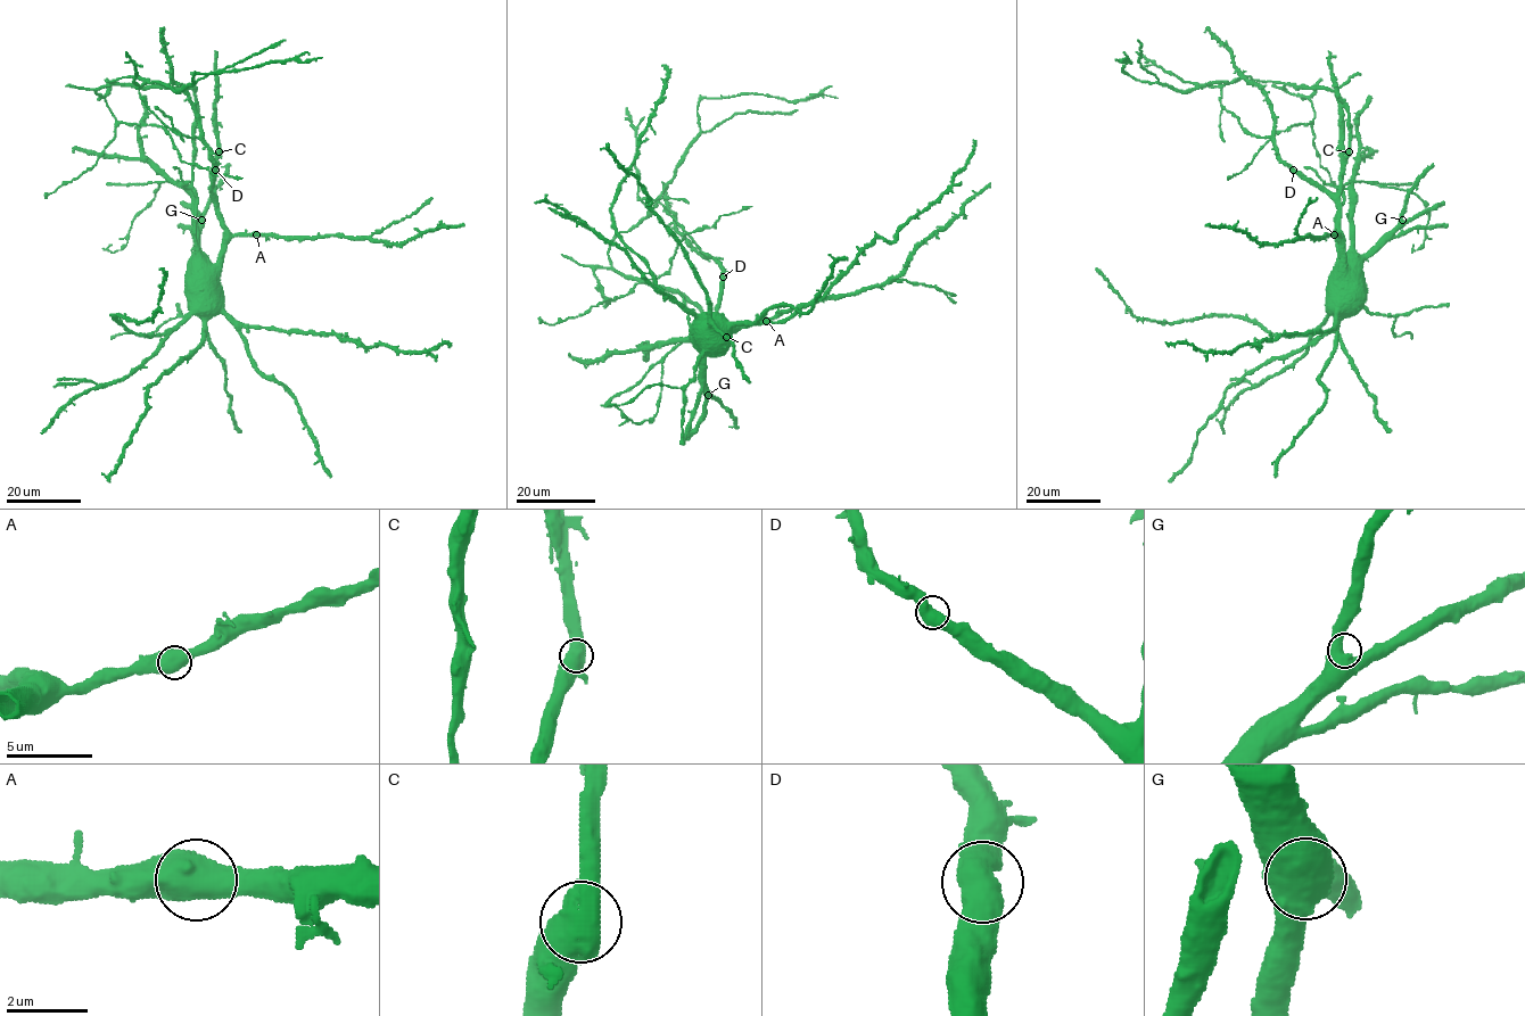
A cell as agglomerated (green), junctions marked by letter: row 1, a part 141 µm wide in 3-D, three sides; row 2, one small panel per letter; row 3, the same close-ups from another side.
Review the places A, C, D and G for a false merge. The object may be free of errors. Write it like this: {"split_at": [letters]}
{"split_at": []}

